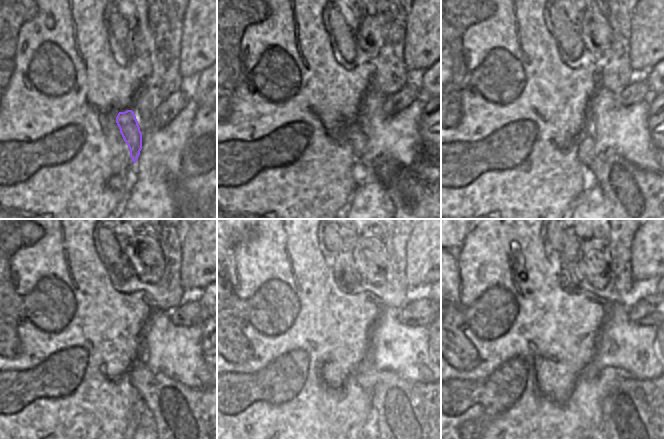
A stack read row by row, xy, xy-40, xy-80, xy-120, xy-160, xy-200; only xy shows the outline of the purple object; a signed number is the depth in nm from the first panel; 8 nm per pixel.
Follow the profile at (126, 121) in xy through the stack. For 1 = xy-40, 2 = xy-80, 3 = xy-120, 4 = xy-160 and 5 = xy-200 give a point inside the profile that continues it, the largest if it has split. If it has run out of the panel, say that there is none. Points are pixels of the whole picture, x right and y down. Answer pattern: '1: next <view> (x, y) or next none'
1: next xy-40 (358, 139)
2: next xy-80 (638, 198)
3: next xy-120 (191, 422)
4: next xy-160 (417, 422)
5: next xy-200 (644, 422)

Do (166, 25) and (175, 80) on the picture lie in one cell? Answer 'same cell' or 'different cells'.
same cell

